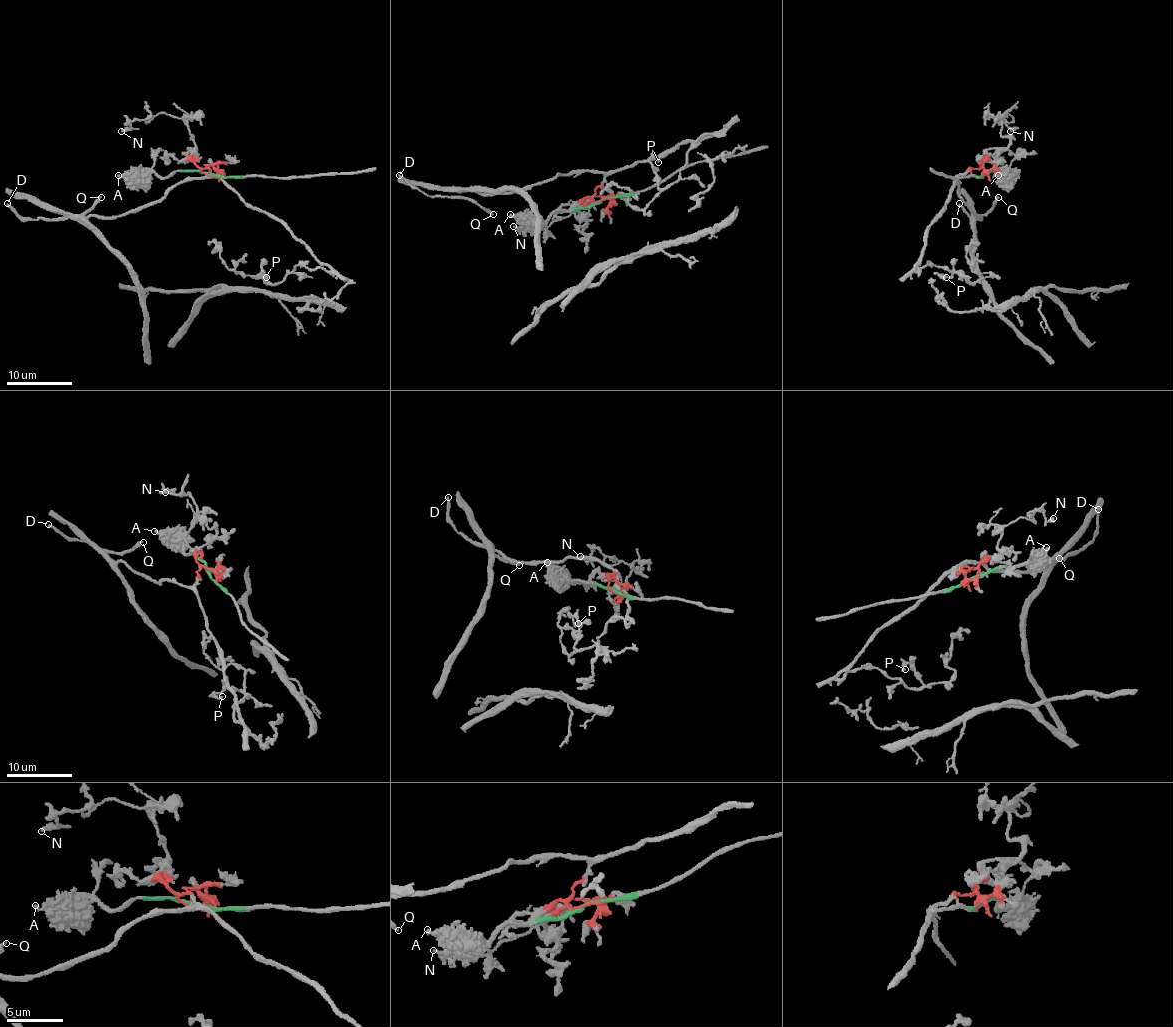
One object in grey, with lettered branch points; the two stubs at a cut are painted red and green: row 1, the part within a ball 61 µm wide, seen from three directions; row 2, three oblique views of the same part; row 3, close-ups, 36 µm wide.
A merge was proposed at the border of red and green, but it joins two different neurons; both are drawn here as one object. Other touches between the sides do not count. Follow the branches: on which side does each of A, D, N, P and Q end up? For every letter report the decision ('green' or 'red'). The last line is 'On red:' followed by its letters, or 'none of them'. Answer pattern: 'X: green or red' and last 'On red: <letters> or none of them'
A: green
D: red
N: red
P: red
Q: red
On red: D, N, P, Q

